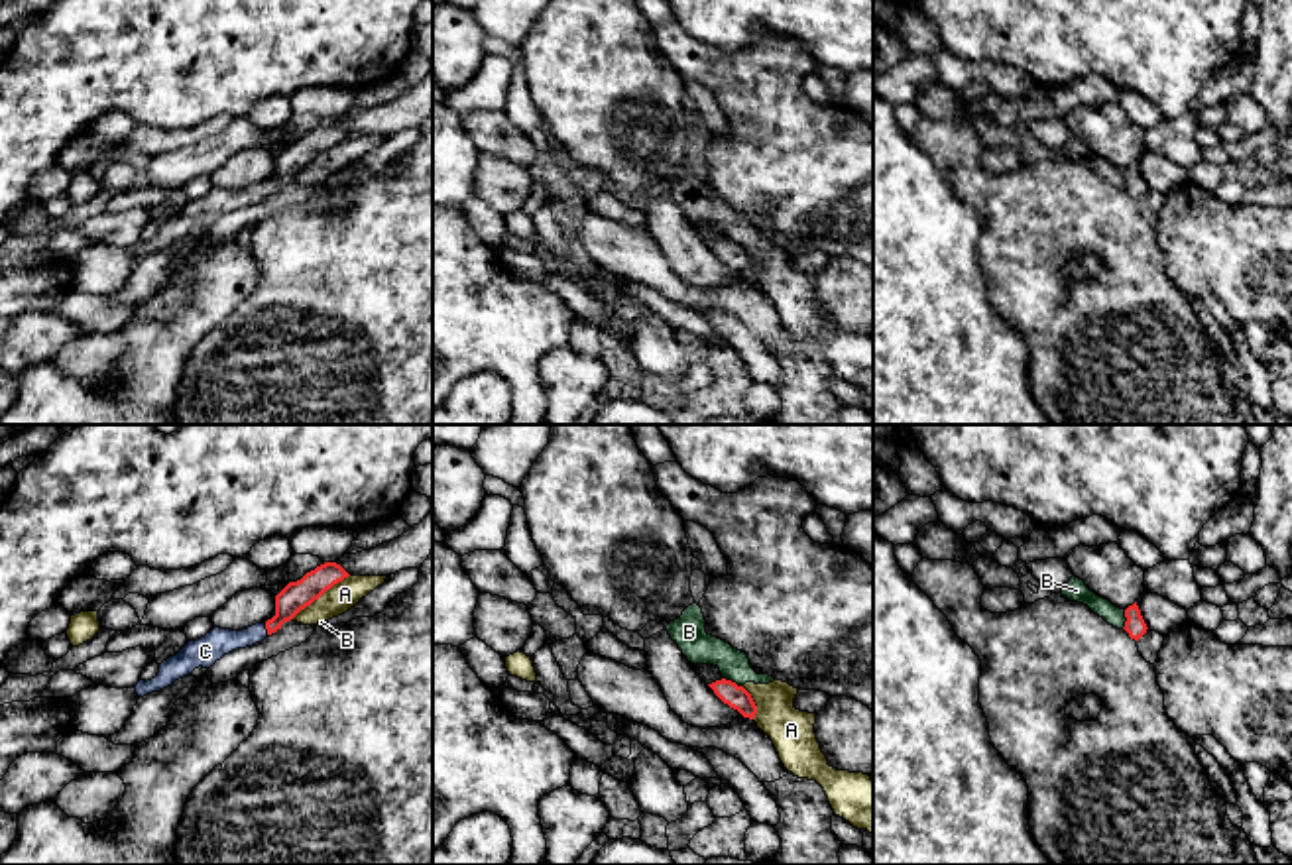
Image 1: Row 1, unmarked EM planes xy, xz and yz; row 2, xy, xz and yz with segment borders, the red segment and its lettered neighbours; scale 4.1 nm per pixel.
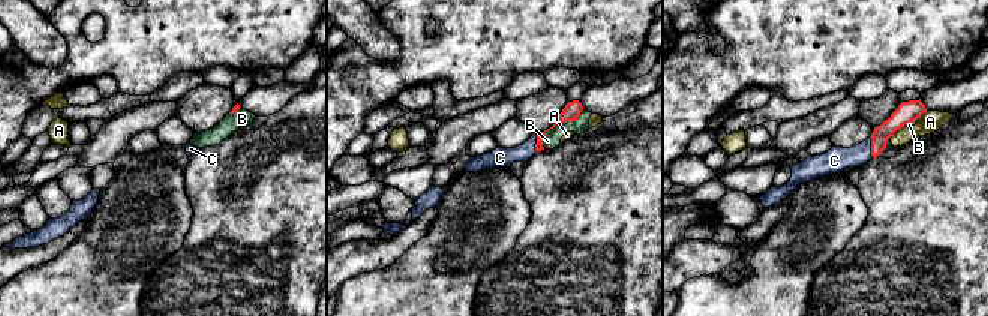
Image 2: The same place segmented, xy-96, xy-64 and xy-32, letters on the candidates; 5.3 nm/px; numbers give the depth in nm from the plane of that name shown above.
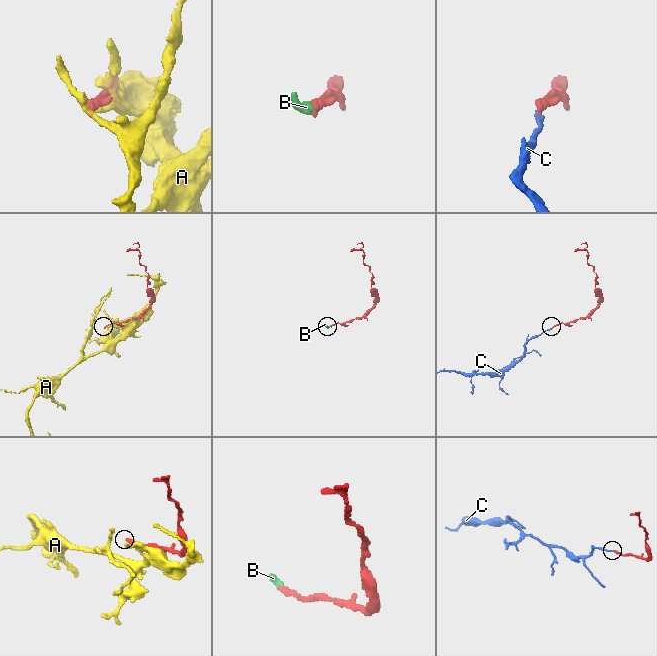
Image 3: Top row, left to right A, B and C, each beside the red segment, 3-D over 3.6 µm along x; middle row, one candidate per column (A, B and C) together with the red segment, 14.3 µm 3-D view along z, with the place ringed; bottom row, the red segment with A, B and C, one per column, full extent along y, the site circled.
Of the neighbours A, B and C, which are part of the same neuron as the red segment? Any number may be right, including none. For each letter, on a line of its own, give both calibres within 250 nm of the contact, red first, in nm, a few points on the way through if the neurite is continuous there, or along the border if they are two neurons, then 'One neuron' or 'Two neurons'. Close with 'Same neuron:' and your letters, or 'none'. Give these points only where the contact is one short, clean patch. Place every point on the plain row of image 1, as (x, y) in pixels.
A: Thickness 120 nm (red) against 120 nm. Two neurons
B: Thickness 100 nm (red) against 140 nm. Boundary: xz (722, 236), (742, 246). Two neurons
C: Thickness 120 nm (red) against 120 nm. One neuron
Same neuron: C

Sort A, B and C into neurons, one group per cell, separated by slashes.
A B / C

